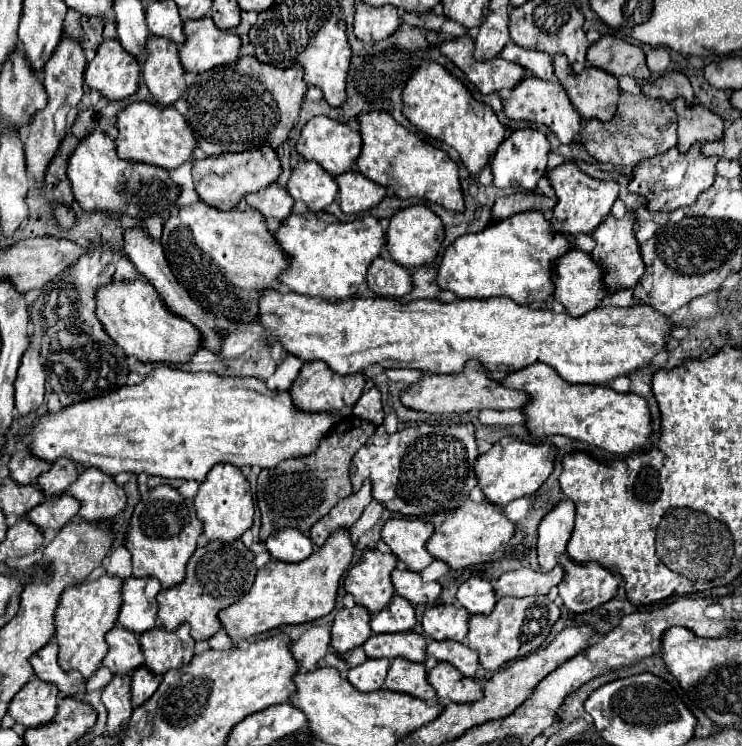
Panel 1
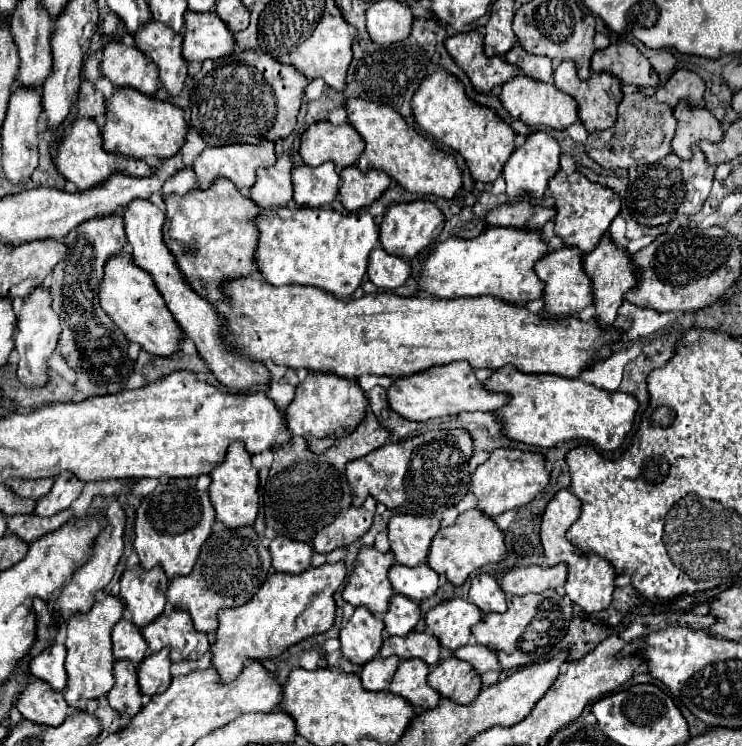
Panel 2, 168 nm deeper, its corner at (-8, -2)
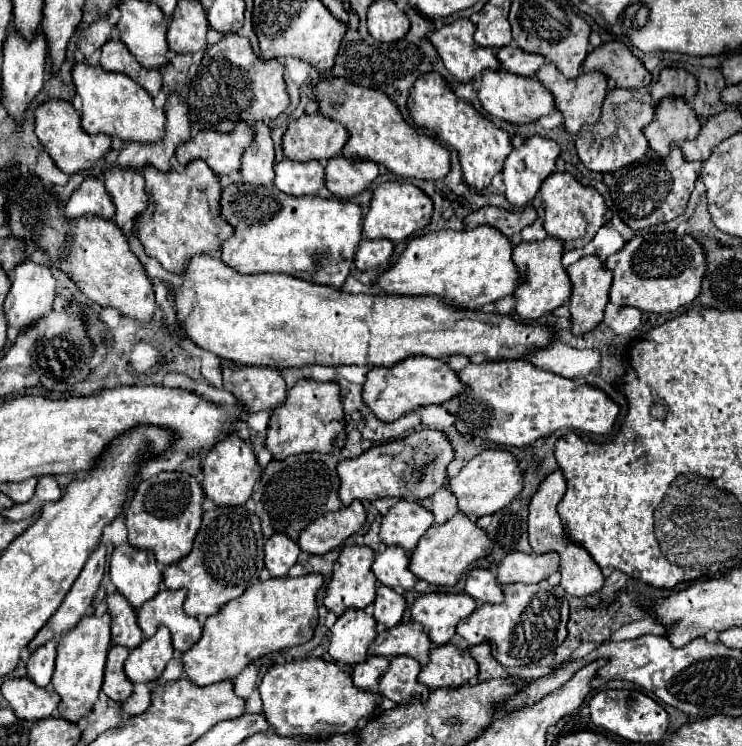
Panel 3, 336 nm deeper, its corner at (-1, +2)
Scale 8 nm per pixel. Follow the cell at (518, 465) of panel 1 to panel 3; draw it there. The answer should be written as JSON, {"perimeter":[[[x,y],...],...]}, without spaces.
{"perimeter":[[[488,449],[478,453],[468,465],[450,479],[450,489],[458,499],[458,509],[466,513],[472,519],[478,519],[488,513],[496,513],[504,509],[520,491],[524,483],[524,471],[518,463],[518,459],[510,451],[500,449]]]}

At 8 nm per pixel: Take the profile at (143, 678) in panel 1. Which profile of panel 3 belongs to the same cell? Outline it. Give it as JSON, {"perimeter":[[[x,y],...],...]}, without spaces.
{"perimeter":[[[160,627],[154,637],[142,641],[134,651],[130,651],[124,669],[132,683],[150,683],[162,675],[162,669],[172,659],[174,647],[170,639],[170,631]]]}

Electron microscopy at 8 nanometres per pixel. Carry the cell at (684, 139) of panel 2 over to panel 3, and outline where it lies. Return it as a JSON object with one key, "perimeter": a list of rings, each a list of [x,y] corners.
{"perimeter":[[[666,97],[656,107],[654,121],[646,127],[646,139],[660,155],[670,153],[670,143],[698,137],[702,123],[682,97]]]}

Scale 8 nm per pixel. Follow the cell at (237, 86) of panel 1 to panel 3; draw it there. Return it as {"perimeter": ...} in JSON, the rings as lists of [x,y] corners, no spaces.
{"perimeter":[[[226,35],[220,43],[208,47],[204,51],[204,57],[196,69],[196,75],[192,77],[190,83],[190,93],[188,93],[188,109],[190,109],[190,121],[200,129],[200,131],[220,131],[220,133],[230,133],[238,121],[244,121],[246,125],[256,125],[258,121],[274,121],[278,115],[286,111],[290,105],[290,97],[286,93],[284,85],[284,65],[278,59],[264,61],[260,59],[246,37],[240,35]]]}

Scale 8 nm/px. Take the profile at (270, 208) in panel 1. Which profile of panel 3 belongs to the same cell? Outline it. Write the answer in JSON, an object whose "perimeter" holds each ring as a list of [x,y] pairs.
{"perimeter":[[[256,123],[256,139],[242,155],[242,181],[246,185],[272,185],[274,183],[274,139],[266,123]]]}

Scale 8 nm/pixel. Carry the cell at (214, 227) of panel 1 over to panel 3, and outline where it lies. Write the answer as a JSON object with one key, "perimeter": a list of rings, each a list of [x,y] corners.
{"perimeter":[[[192,161],[180,173],[174,169],[164,173],[146,167],[142,175],[146,179],[150,207],[138,217],[136,231],[144,251],[174,275],[182,275],[194,255],[218,255],[222,241],[234,235],[234,229],[222,217],[222,185],[218,175],[204,161]]]}

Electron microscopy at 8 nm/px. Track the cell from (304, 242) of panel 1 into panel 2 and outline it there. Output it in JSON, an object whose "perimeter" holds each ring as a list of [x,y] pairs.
{"perimeter":[[[259,207],[259,215],[253,221],[259,229],[259,243],[255,253],[257,271],[261,273],[263,281],[269,285],[311,285],[325,289],[333,293],[337,299],[347,299],[353,295],[353,291],[361,285],[361,279],[367,271],[367,257],[375,243],[379,241],[379,227],[375,225],[373,217],[367,211],[355,211],[349,215],[349,237],[345,245],[345,215],[335,209],[289,209],[289,207],[275,207],[275,209],[263,209]]]}

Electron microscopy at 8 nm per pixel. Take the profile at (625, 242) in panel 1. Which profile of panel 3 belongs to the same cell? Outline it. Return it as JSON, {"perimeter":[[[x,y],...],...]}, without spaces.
{"perimeter":[[[586,255],[572,263],[566,271],[572,281],[572,333],[582,335],[604,319],[612,273],[598,255]]]}

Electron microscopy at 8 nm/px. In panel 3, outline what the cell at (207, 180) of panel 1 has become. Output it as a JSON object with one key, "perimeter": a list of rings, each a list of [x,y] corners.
{"perimeter":[[[238,123],[232,133],[200,131],[176,149],[176,159],[186,167],[194,159],[202,159],[216,175],[230,175],[240,169],[242,153],[252,145],[254,129]]]}

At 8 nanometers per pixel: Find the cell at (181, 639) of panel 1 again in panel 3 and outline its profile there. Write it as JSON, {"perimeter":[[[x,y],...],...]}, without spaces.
{"perimeter":[[[186,589],[160,591],[154,599],[146,601],[146,605],[140,607],[138,613],[138,625],[146,639],[150,639],[158,625],[166,625],[172,633],[174,649],[180,653],[186,653],[202,635],[202,627],[194,617],[188,617],[182,609],[182,603],[186,599]]]}

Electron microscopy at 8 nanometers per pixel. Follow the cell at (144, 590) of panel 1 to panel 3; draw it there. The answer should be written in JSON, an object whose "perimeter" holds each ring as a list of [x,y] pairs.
{"perimeter":[[[126,543],[116,547],[110,557],[110,579],[138,611],[160,591],[162,571],[156,565],[154,553],[134,549]]]}

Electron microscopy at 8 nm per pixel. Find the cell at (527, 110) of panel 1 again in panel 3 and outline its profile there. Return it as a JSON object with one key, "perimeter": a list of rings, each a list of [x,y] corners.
{"perimeter":[[[504,69],[482,73],[482,85],[480,85],[480,91],[478,91],[478,99],[480,99],[482,107],[492,117],[498,117],[498,119],[504,119],[504,121],[516,123],[516,125],[538,121],[540,117],[546,117],[546,115],[556,111],[552,93],[546,91],[542,81],[538,81],[536,77],[534,79],[518,77],[510,71],[504,71]]]}

